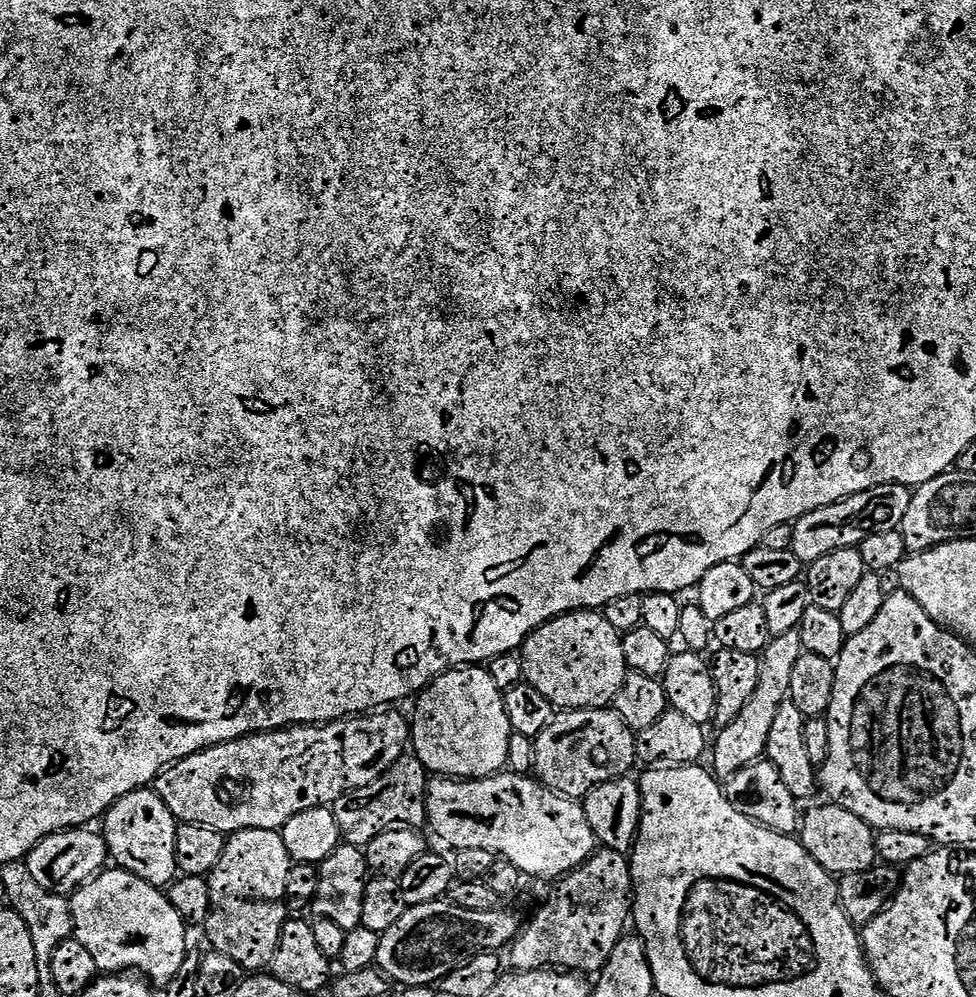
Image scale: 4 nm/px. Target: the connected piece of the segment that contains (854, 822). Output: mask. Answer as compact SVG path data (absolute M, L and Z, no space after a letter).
M825 802L821 808L812 808L809 812L807 809L803 813L798 833L800 844L810 854L810 858L837 877L869 872L871 868L877 867L876 837L874 829L858 818L858 814L850 814L850 810L831 802Z

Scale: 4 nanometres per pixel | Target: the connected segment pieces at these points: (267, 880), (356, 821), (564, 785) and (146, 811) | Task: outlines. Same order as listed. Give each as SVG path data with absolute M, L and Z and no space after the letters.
M242 830L227 837L222 858L208 880L212 912L206 931L211 947L234 958L249 973L267 969L278 950L286 919L286 878L292 865L280 832Z
M405 754L398 758L398 762L394 762L394 766L390 766L390 770L370 782L370 786L342 794L342 798L330 806L334 818L338 818L341 841L364 850L370 842L374 842L374 838L378 838L378 834L407 828L423 829L428 818L429 783L430 773L424 763L414 754Z
M611 707L607 708L573 708L561 711L542 730L542 734L534 741L536 749L532 752L532 760L536 763L535 779L545 788L556 792L559 796L583 798L593 792L599 784L618 780L629 775L636 759L636 733L622 722L622 718Z
M151 787L139 788L126 794L114 802L114 806L102 817L102 835L108 844L108 855L114 861L115 867L125 868L130 874L150 882L154 887L164 890L176 879L176 829L178 821L170 810L166 810L166 802Z

